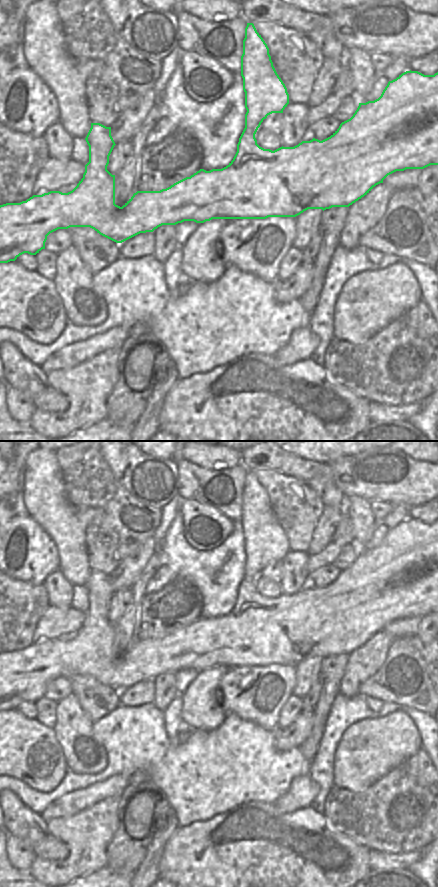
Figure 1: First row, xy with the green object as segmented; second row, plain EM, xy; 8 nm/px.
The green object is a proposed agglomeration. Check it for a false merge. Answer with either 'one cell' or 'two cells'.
one cell

